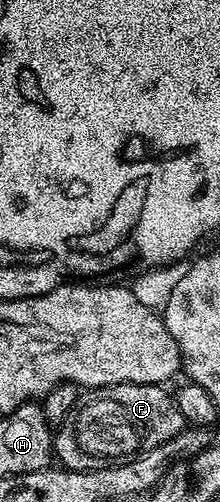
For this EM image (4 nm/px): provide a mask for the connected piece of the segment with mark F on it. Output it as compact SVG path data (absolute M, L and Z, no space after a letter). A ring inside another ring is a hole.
M115 384L85 391L55 429L55 459L71 471L85 472L162 446L186 427L184 415L168 390L159 384Z

